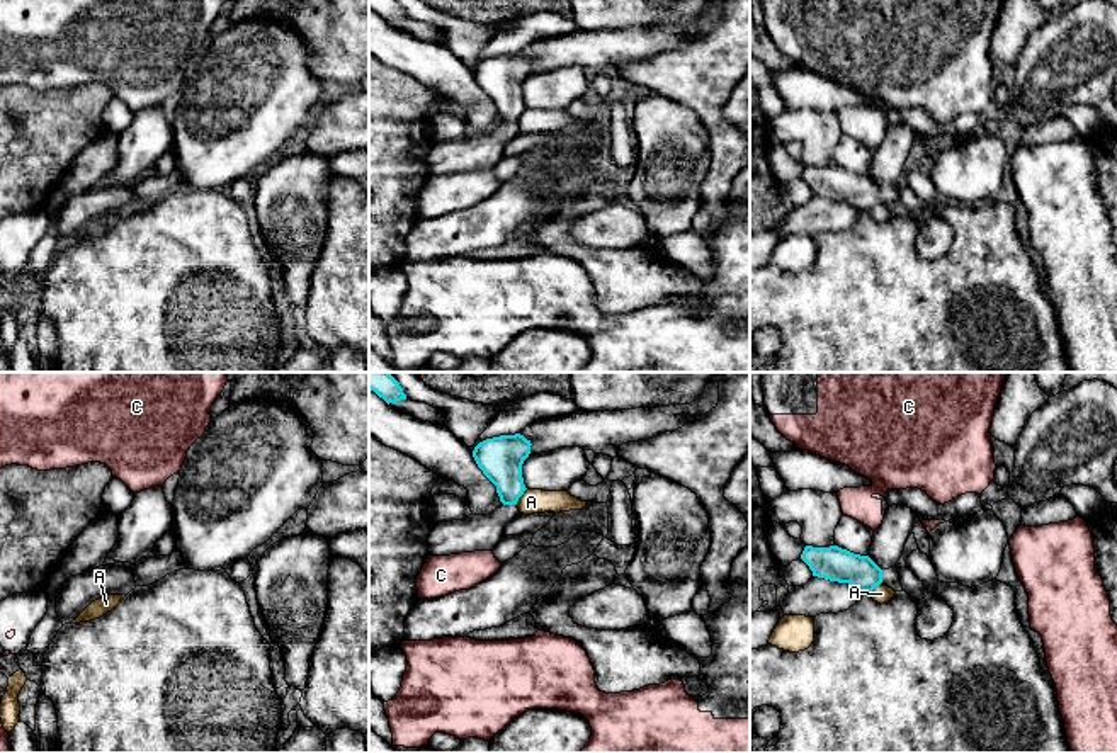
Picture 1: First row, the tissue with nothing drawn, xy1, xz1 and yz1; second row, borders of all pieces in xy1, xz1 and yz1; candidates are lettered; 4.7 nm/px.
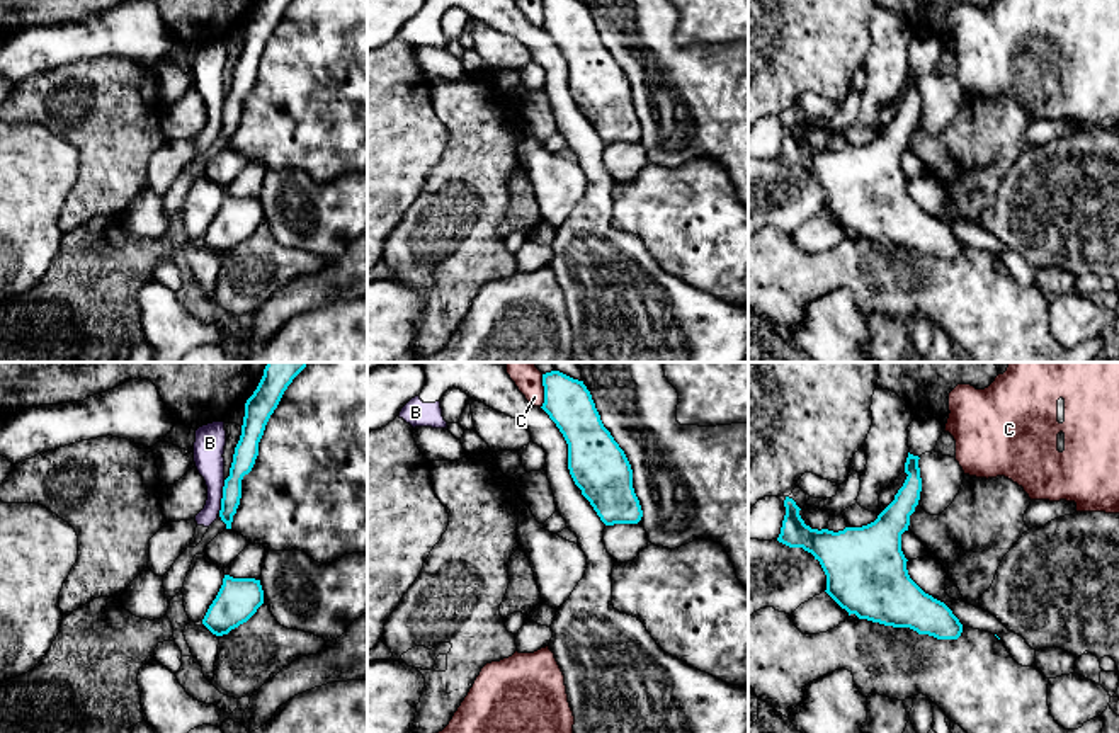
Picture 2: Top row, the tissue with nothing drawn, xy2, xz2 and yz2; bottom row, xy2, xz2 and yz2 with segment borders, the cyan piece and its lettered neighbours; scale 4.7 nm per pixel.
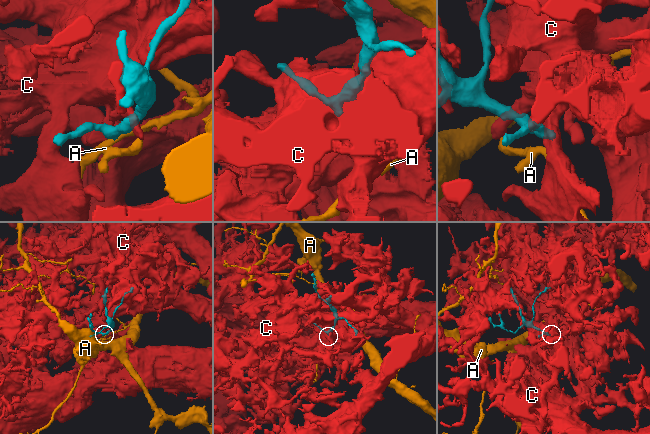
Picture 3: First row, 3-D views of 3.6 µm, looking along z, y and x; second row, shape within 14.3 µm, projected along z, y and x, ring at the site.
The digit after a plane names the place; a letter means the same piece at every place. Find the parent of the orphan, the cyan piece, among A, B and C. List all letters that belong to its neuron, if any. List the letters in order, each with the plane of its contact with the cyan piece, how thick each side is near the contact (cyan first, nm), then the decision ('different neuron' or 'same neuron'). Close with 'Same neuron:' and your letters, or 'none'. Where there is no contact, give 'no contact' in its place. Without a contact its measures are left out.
A: contact in xz1; calibres 200 and 110 nm; different neuron
B: contact in xy2; calibres 110 and 140 nm; different neuron
C: contact in xz2; calibres 220 and 140 nm; different neuron
Same neuron: none

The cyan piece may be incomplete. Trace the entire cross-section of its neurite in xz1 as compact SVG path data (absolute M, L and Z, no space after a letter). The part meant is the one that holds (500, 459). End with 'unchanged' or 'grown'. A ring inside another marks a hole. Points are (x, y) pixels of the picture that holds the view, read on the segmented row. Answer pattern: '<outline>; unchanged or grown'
M515 433L486 439L474 447L473 457L483 474L496 486L503 505L488 515L434 524L428 534L430 556L495 549L503 537L505 525L520 513L517 501L527 490L522 464L530 454L530 445L530 440Z; grown

